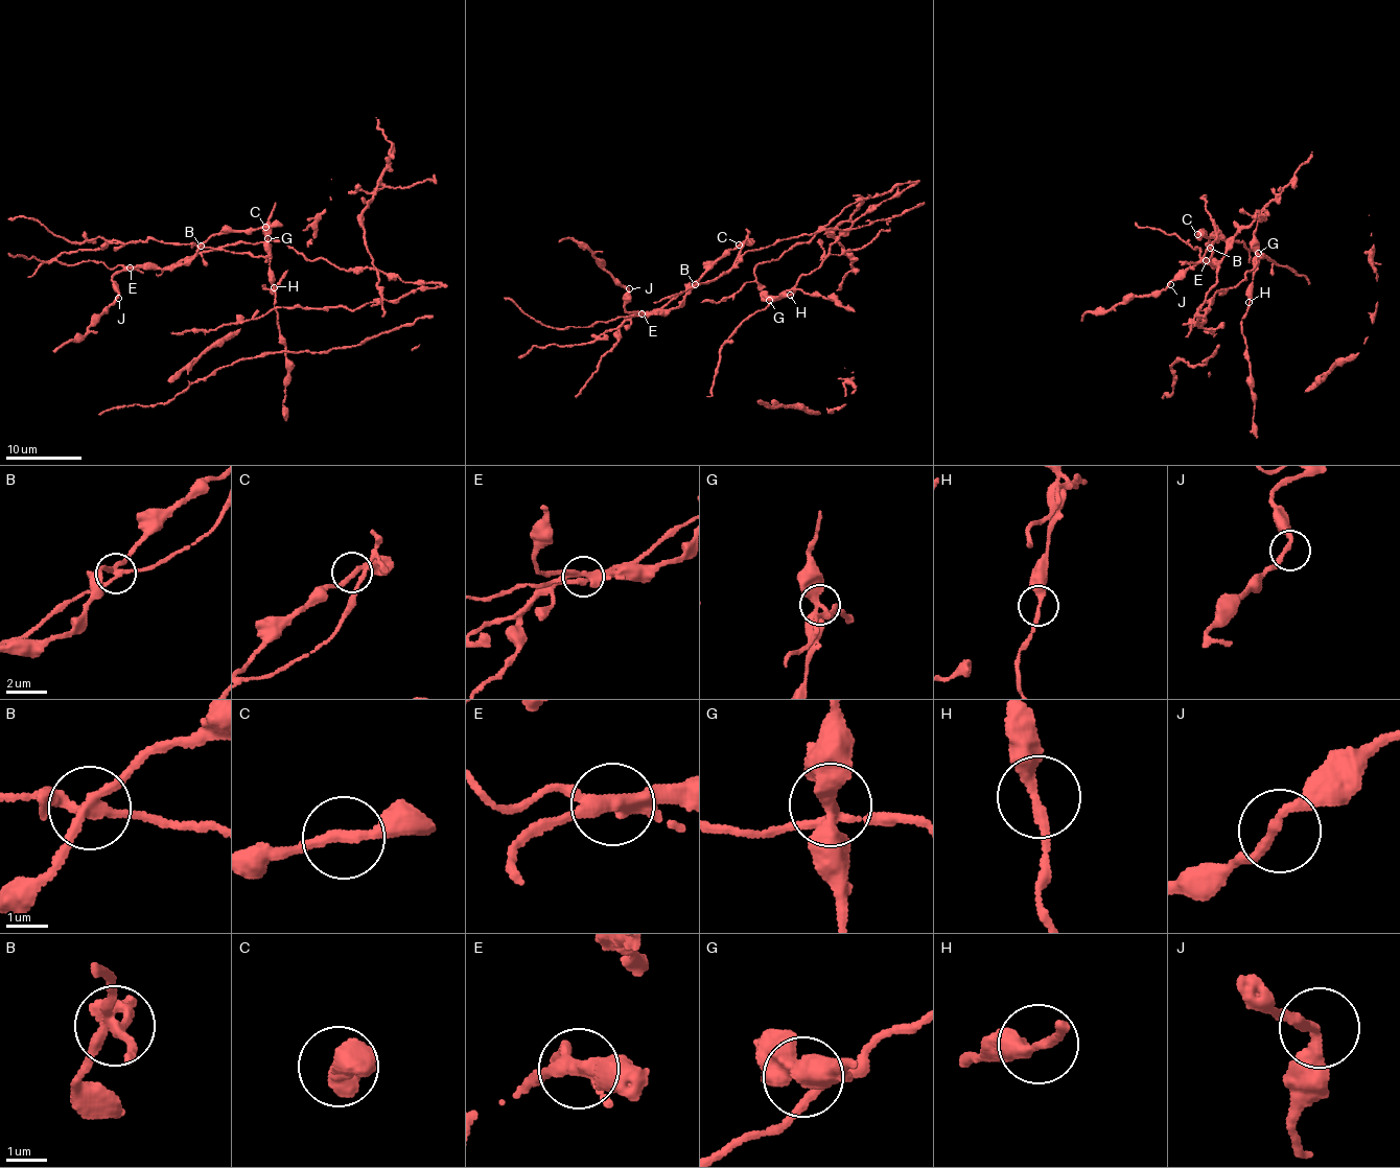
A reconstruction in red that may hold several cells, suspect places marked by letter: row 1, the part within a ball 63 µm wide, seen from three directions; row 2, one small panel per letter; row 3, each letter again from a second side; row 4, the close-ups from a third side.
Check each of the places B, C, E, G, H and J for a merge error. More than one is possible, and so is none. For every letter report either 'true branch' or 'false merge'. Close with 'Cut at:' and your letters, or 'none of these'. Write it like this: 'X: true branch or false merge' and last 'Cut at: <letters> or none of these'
B: false merge
C: true branch
E: false merge
G: false merge
H: true branch
J: true branch
Cut at: B, E, G

